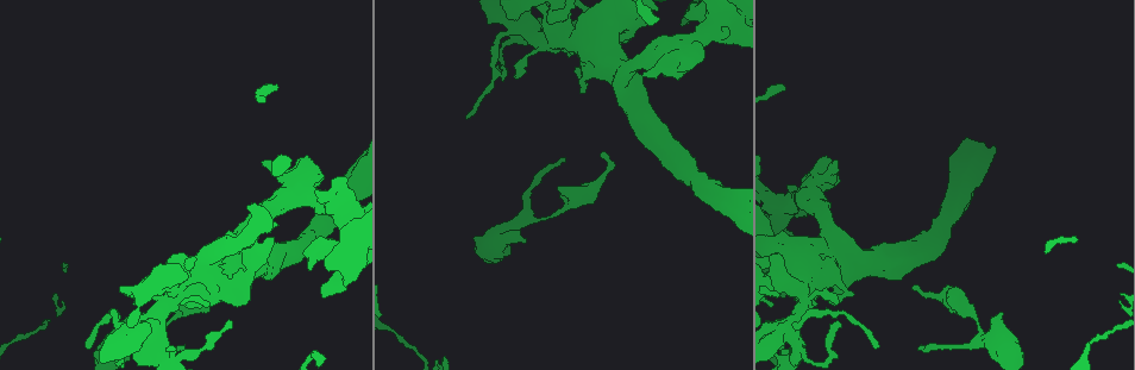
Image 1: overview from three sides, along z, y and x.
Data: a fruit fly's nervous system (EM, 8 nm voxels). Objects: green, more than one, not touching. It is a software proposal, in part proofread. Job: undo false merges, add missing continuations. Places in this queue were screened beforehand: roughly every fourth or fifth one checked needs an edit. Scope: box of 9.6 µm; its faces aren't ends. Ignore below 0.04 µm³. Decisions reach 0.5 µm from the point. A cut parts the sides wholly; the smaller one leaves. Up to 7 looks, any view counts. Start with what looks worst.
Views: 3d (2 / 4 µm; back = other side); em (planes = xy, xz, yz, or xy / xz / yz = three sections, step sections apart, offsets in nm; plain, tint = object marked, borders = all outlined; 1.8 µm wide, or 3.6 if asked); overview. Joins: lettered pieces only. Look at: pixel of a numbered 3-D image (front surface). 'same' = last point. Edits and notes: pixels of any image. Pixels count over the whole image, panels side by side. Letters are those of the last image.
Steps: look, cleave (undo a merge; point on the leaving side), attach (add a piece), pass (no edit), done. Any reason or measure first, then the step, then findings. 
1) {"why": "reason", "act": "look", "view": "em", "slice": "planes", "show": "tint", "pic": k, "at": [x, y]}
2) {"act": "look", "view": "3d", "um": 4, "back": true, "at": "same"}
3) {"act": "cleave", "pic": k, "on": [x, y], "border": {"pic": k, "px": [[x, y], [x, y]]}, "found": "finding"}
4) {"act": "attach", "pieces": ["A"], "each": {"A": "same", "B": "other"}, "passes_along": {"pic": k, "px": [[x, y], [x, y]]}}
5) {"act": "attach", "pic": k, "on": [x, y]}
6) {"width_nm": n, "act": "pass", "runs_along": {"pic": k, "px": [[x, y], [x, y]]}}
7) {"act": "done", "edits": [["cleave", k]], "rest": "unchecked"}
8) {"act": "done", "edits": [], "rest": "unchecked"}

{"why": "thin end", "act": "look", "view": "em", "slice": "planes", "show": "tint", "pic": 1, "at": [914, 286]}

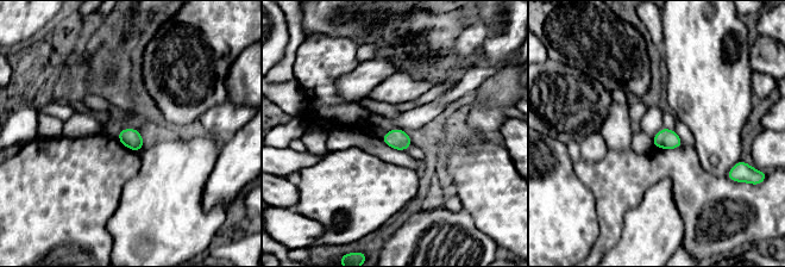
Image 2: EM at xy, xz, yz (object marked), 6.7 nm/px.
{"act": "look", "view": "em", "slice": "planes", "show": "borders", "at": "same"}

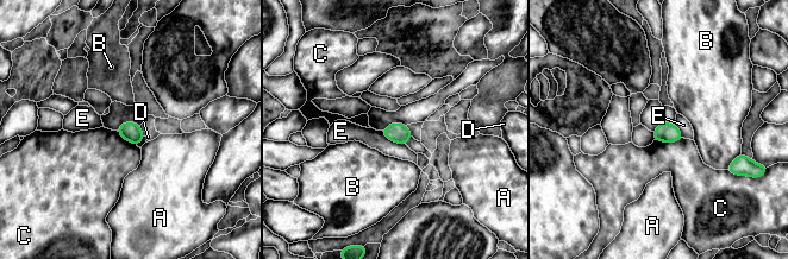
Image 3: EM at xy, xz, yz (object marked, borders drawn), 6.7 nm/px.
{"act": "pass", "each": {"A": "other", "B": "other", "C": "other", "D": "other", "E": "other"}, "border": {"pic": 3, "px": [[683, 138], [676, 141], [655, 140]]}, "found": "no lettered piece goes on from it"}

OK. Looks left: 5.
{"why": "sudden change in width", "act": "look", "view": "em", "um": 3.6, "slice": "planes", "show": "borders", "pic": 1, "at": [353, 241]}

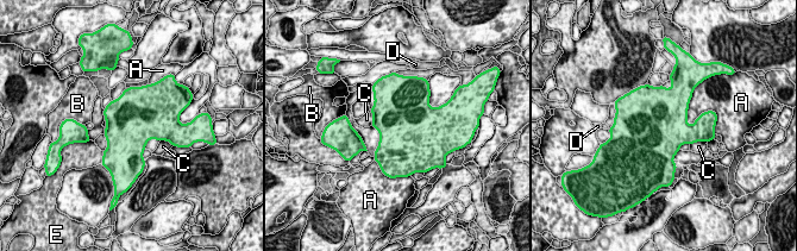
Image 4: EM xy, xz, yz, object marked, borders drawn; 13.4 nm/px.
{"act": "pass", "each": {"A": "other", "B": "other", "C": "other", "D": "other", "E": "other"}, "border": {"pic": 4, "px": [[159, 140], [150, 139], [144, 148]]}, "found": "all the same neuron"}

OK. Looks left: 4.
{"act": "look", "view": "em", "slice": "planes", "show": "borders", "pic": 1, "at": [87, 345]}

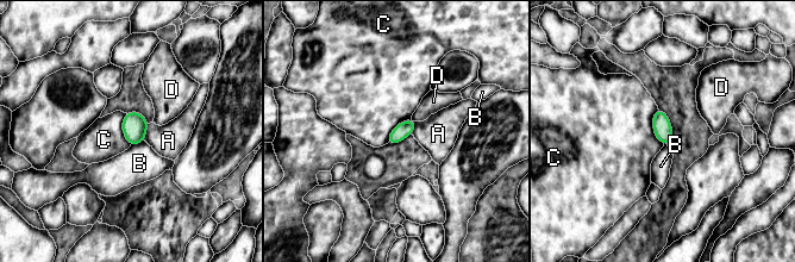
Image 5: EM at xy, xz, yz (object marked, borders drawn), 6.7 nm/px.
{"width_nm": 110, "act": "pass", "each": {"A": "other", "B": "other", "C": "other", "D": "other"}, "border": {"pic": 5, "px": [[657, 107], [653, 133], [663, 145]]}, "found": "no lettered piece goes on from it"}

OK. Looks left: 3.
{"act": "done", "edits": [], "rest": "unchecked"}

